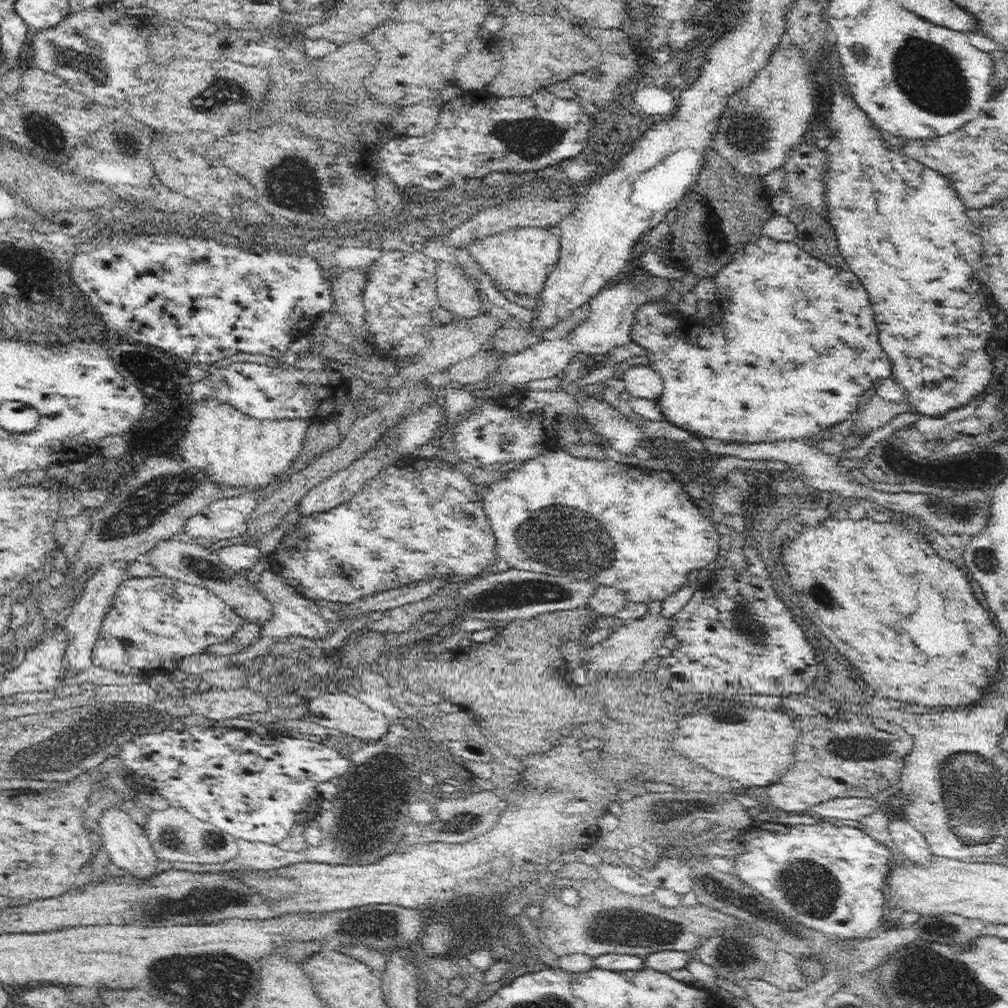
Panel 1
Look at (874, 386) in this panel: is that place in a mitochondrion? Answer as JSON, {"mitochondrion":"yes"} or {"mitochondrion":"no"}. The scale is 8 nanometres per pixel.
{"mitochondrion":"no"}

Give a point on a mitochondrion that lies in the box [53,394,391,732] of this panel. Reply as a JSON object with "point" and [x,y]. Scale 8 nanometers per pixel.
{"point":[150,500]}

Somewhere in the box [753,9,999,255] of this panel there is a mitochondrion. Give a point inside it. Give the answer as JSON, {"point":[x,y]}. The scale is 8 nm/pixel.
{"point":[936,90]}

